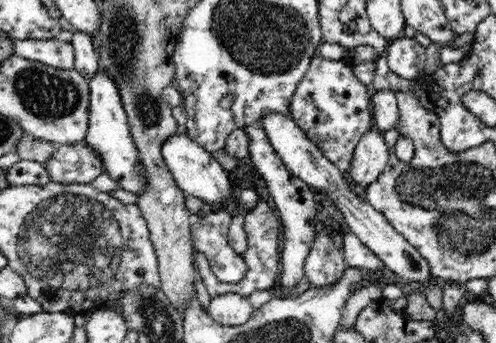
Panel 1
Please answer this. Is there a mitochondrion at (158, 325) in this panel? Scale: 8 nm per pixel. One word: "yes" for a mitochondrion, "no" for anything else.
yes

